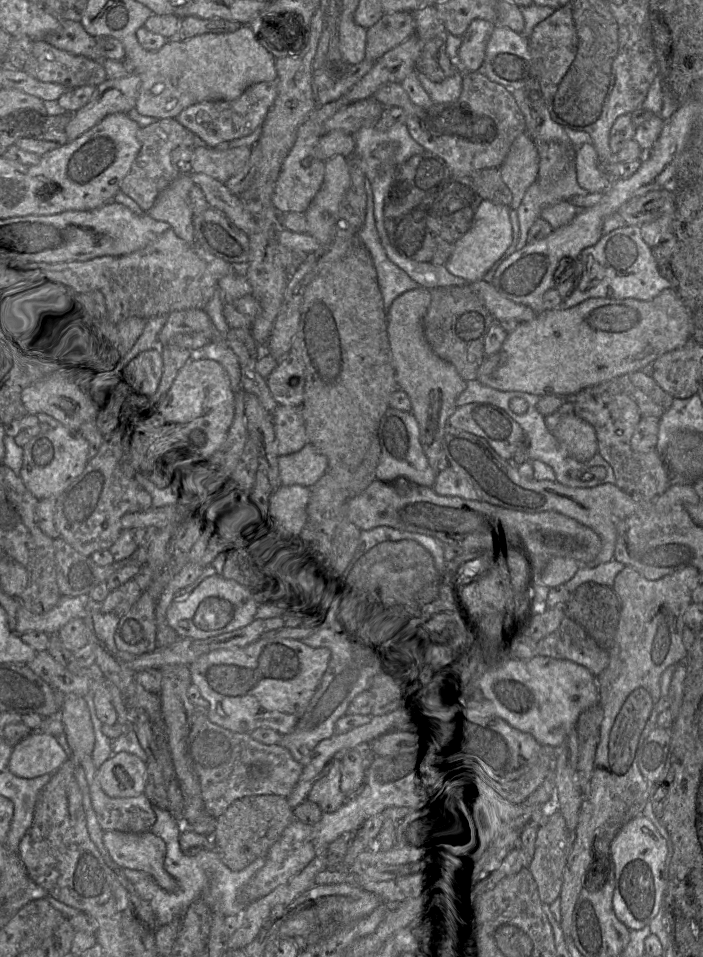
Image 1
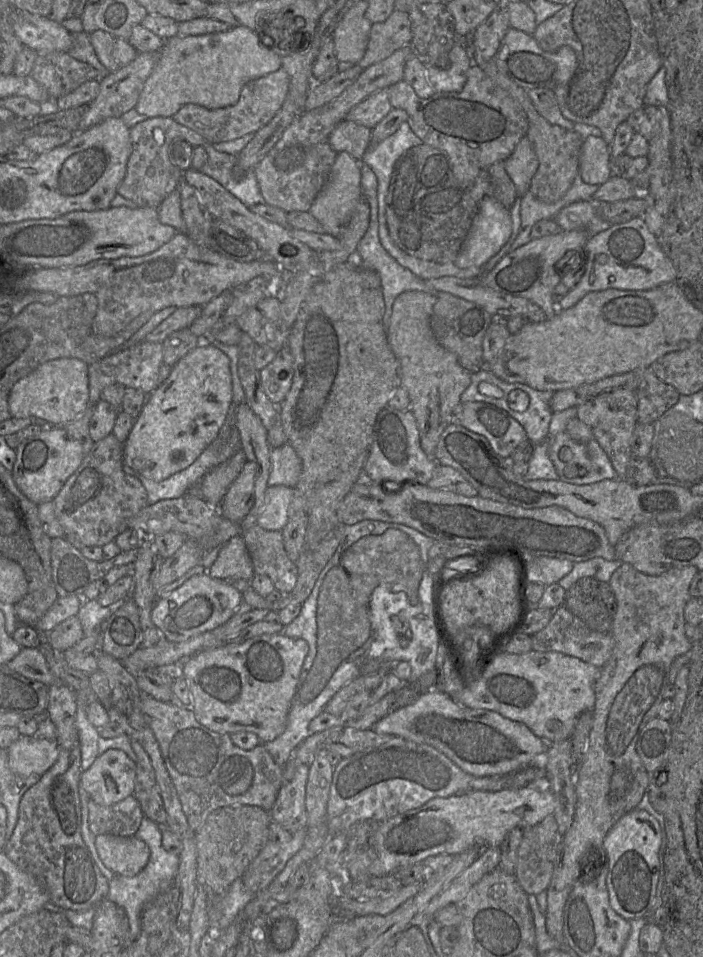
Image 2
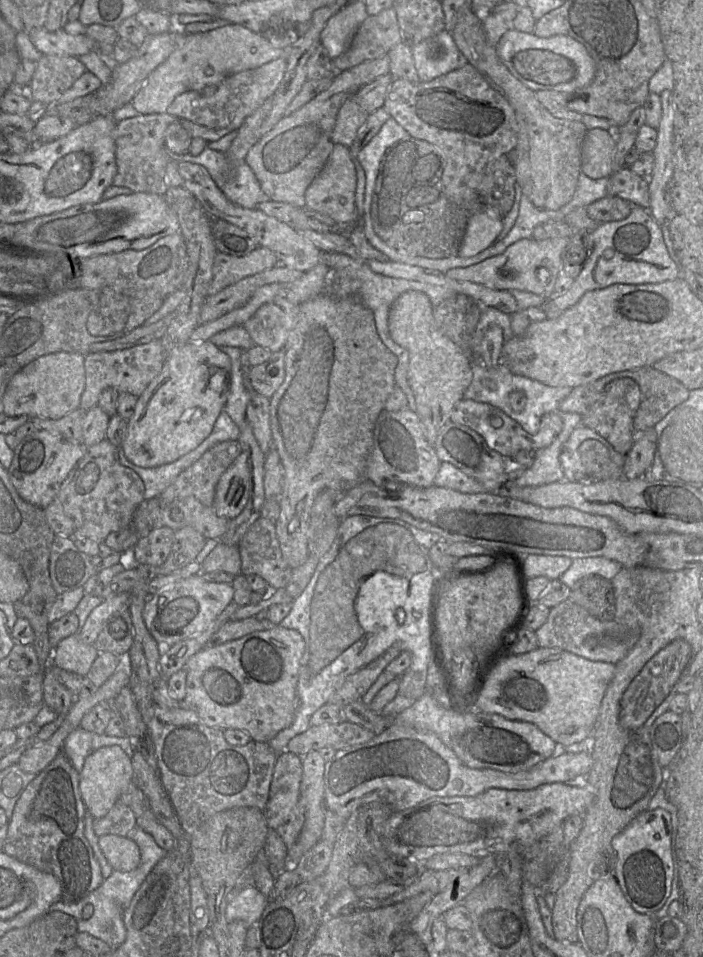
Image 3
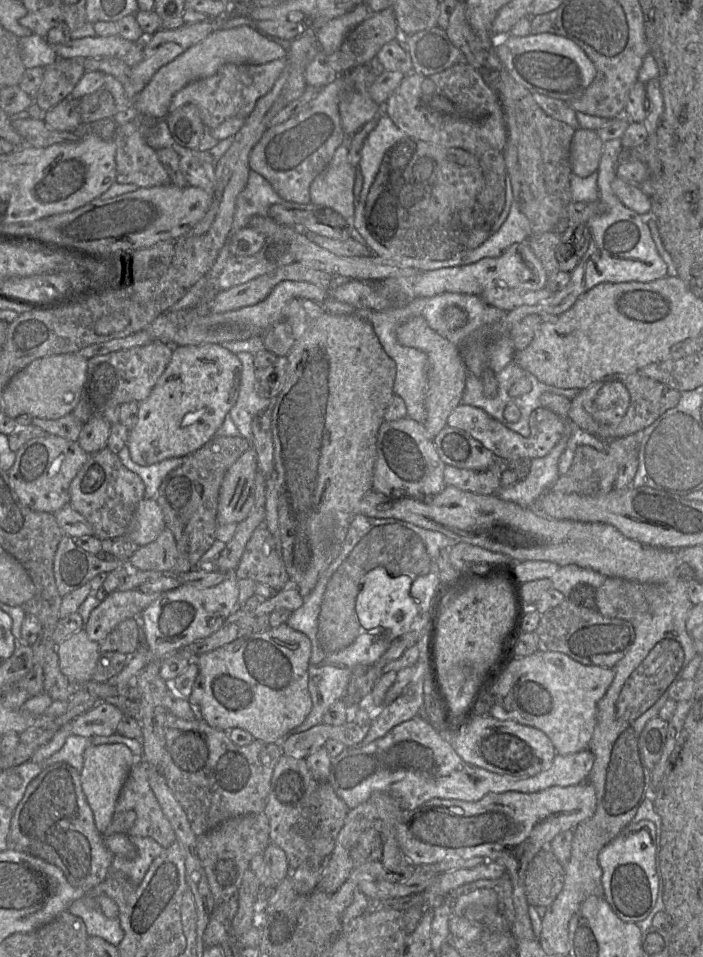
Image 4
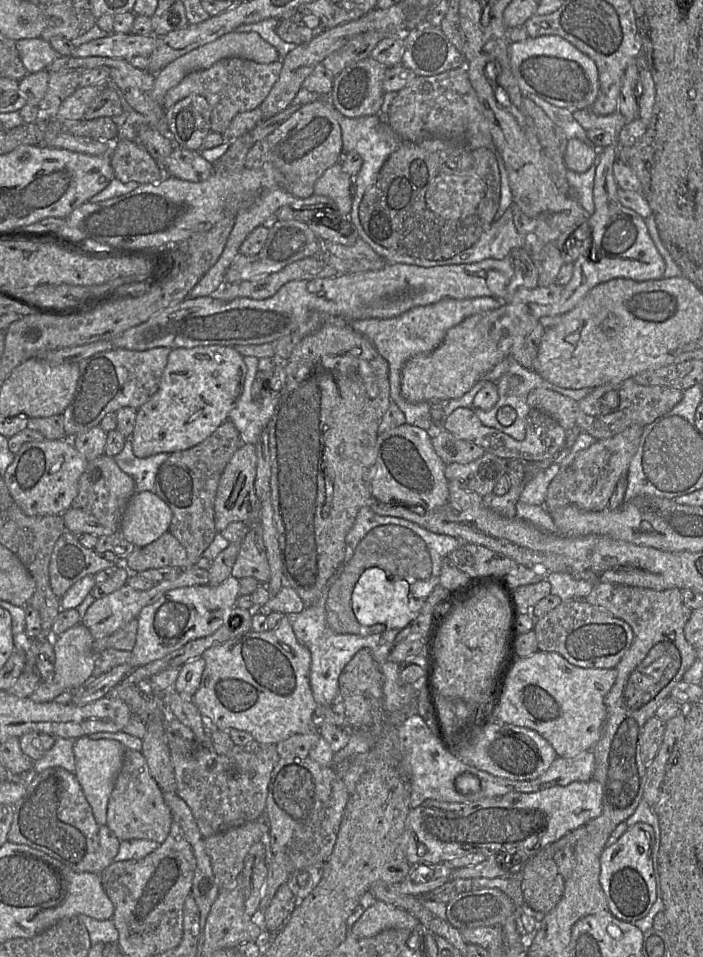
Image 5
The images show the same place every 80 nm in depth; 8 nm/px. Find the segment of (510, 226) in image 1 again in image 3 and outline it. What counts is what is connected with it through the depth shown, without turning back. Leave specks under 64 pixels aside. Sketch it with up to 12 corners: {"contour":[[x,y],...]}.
{"contour":[[497,209],[473,214],[457,255],[477,255],[502,228]]}

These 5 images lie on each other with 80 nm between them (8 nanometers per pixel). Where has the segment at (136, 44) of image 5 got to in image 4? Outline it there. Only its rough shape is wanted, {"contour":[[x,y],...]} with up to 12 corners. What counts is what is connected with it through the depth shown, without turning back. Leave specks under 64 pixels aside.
{"contour":[[87,36],[51,45],[58,58],[119,58],[135,43]]}

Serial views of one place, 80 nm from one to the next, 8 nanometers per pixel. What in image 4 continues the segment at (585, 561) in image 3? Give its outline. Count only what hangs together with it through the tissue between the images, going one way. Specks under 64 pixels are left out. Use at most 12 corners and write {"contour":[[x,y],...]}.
{"contour":[[576,564],[560,567],[552,587],[568,598],[578,584],[599,588],[607,577]]}

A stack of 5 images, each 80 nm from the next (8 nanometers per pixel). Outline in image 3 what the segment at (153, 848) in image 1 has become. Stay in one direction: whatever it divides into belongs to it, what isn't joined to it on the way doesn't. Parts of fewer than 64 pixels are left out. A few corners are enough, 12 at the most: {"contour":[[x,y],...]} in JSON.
{"contour":[[100,836],[99,845],[114,870],[129,872],[141,862],[128,837]]}

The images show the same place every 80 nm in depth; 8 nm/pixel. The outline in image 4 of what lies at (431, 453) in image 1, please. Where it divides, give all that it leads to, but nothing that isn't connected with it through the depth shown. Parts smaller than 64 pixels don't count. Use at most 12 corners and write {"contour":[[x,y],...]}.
{"contour":[[421,316],[401,324],[400,344],[427,355],[432,440],[461,403],[468,371],[458,346]]}

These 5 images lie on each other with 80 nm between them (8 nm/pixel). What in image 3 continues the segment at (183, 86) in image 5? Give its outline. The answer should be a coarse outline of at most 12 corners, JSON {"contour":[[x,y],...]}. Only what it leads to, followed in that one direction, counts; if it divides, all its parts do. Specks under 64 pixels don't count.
{"contour":[[278,58],[201,91],[165,114],[237,131],[277,92]]}

